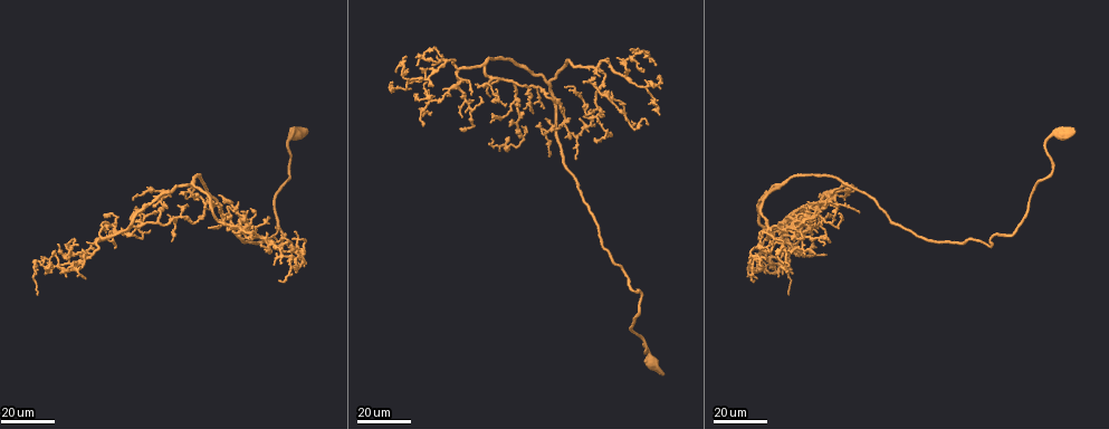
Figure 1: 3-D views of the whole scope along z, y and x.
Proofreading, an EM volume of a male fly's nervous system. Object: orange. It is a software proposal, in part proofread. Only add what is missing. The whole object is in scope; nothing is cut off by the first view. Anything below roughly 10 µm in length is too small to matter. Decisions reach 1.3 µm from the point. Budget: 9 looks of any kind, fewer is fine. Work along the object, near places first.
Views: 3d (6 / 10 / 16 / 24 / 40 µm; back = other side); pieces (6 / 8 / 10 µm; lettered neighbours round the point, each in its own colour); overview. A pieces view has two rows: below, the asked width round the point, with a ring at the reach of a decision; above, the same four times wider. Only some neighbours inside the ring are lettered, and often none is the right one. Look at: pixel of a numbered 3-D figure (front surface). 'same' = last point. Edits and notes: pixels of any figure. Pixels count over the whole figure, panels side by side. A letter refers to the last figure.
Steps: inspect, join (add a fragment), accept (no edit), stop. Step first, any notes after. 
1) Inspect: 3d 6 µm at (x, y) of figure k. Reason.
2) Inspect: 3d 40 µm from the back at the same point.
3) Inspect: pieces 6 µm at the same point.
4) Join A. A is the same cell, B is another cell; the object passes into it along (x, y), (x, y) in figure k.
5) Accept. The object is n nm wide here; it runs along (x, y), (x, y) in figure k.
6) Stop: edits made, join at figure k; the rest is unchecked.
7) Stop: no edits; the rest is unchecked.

Inspect: 3d 24 µm at (813, 216) of figure 1. Long arm stops here.

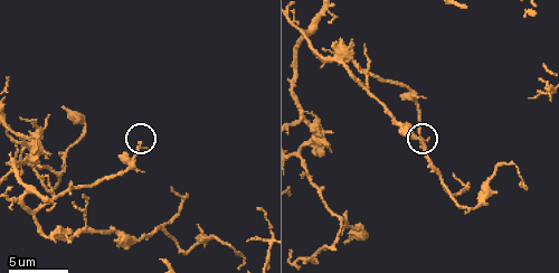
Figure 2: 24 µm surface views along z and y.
Inspect: pieces 8 µm at (138, 143) of figure 2.

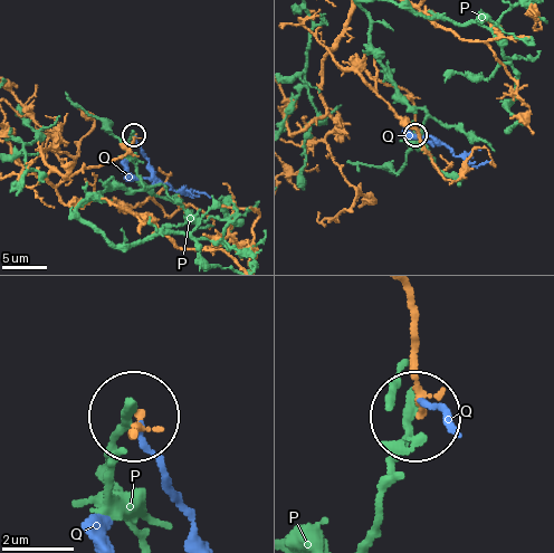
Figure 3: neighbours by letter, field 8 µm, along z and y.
Accept. The object is 190 nm wide here; P and Q are other cells; it runs along (414, 299), (414, 413) in figure 3; none of them fits.

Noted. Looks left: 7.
Inspect: 3d 24 µm at (180, 205) of figure 1. Branch stops here.

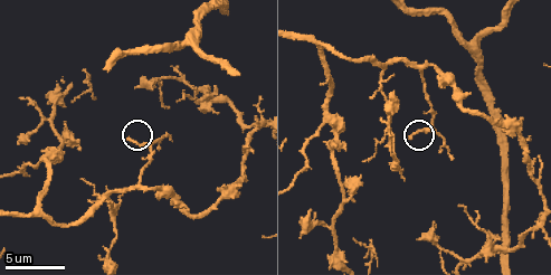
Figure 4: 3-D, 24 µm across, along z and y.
Inspect: pieces 6 µm at (127, 139) of figure 4.

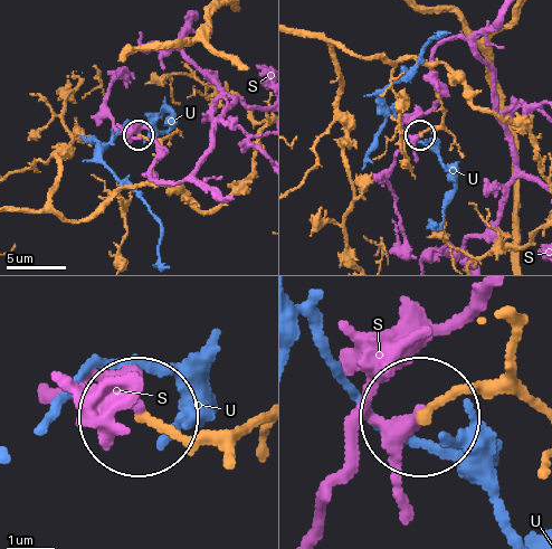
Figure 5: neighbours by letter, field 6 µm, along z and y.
Accept. S and U are other cells; it runs along (224, 466), (143, 423) in figure 5; none of them fits.

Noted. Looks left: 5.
Inspect: 3d 16 µm at (64, 256) of figure 1. Branch stops here.

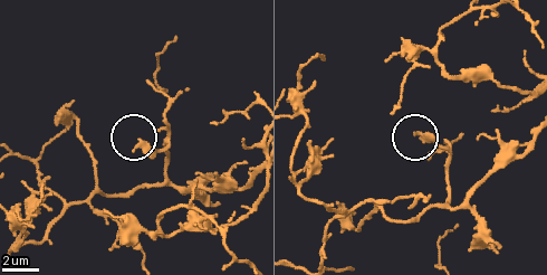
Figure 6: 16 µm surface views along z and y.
Inspect: pieces 10 µm at (138, 145) of figure 6. What lies round it.

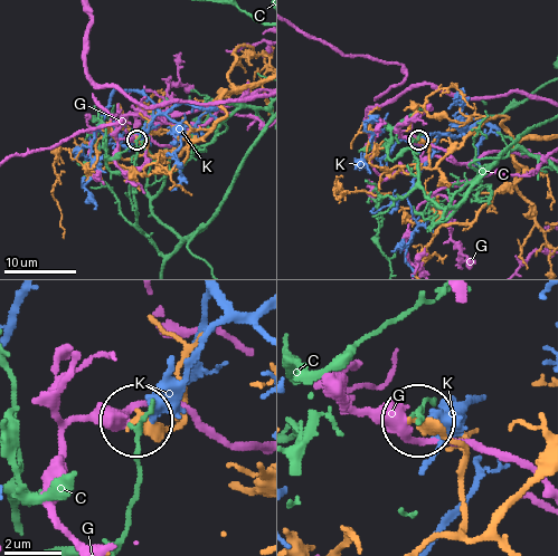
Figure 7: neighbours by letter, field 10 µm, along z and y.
Accept. The object is 360 nm wide here; C, G and K are other cells; no lettered fragment goes on from it.

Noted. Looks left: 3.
Inspect: 3d 16 µm at (423, 124) of figure 1. An open end.

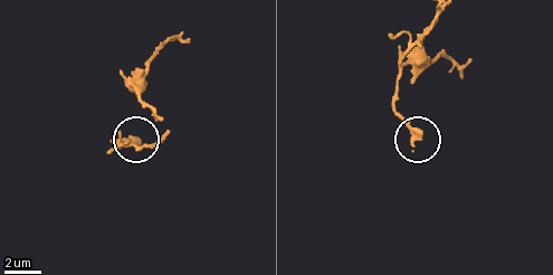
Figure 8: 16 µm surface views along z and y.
Inspect: pieces 6 µm at (415, 145) of figure 8.

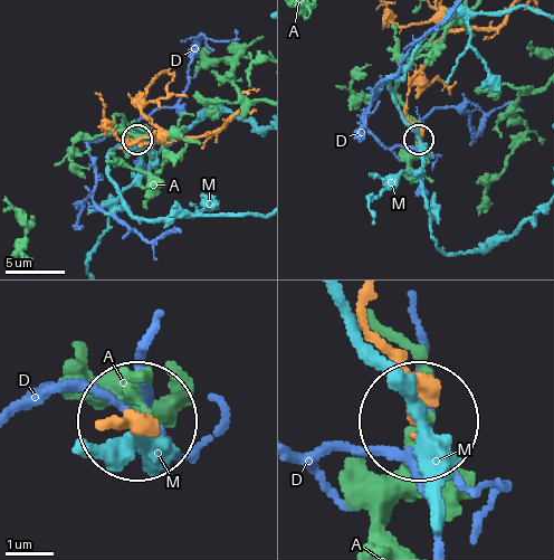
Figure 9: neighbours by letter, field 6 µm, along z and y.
Accept. The object is 250 nm wide here; A, D and M are other cells; it runs along (368, 301), (372, 337), (412, 417) in figure 9; none of them fits.

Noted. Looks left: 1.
Stop: no edits; the rest is unchecked.

